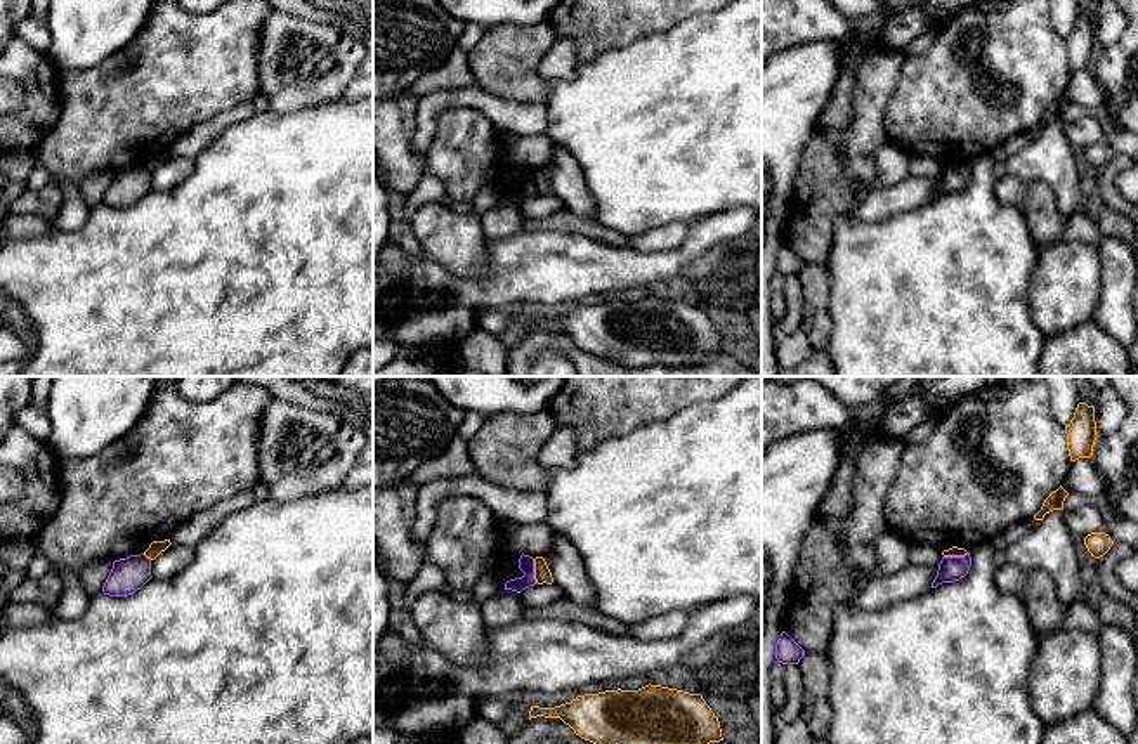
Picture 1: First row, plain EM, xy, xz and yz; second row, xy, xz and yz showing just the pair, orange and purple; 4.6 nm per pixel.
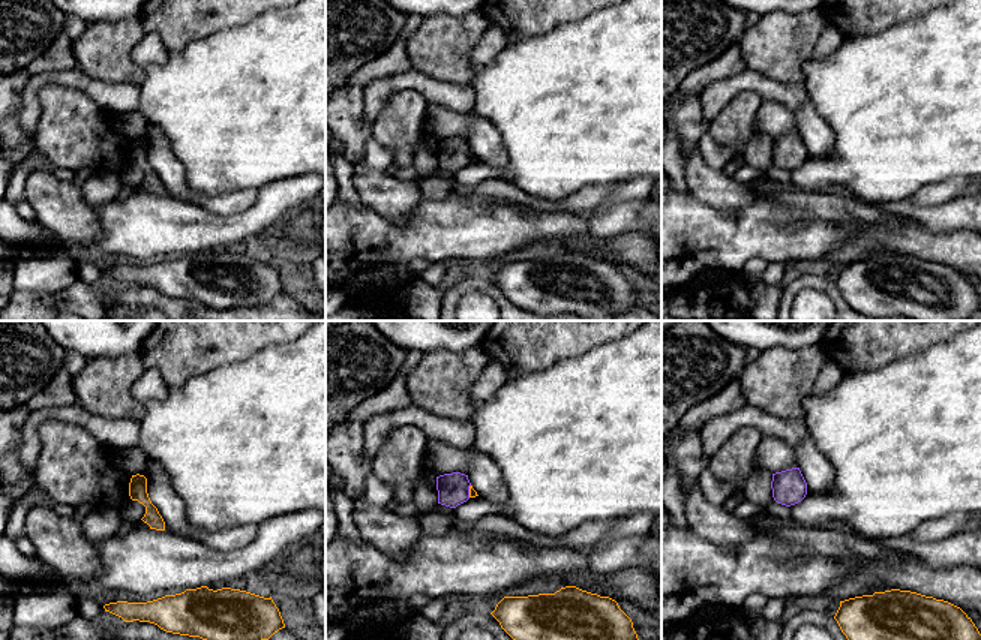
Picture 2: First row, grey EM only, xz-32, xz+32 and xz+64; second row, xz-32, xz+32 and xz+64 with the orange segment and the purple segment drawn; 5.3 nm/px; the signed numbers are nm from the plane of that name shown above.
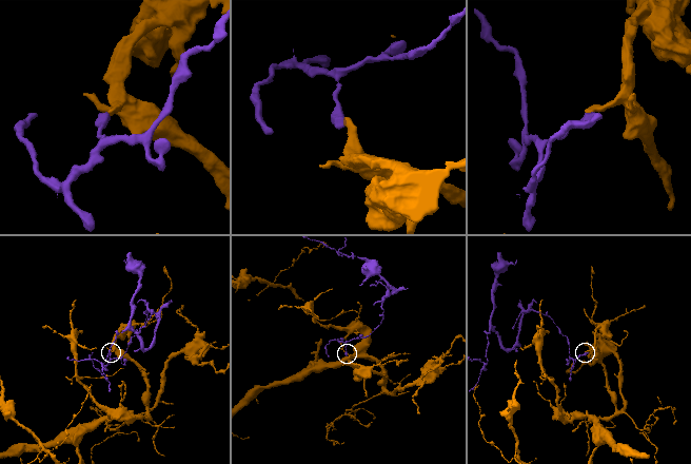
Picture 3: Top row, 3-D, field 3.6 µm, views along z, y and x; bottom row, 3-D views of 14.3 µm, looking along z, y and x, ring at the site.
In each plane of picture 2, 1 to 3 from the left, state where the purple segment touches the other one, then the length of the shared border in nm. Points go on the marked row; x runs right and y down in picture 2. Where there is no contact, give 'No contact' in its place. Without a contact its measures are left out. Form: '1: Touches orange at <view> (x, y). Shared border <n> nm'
1: No contact
2: Touches orange at xz+32 (470, 490). Shared border 70 nm
3: No contact

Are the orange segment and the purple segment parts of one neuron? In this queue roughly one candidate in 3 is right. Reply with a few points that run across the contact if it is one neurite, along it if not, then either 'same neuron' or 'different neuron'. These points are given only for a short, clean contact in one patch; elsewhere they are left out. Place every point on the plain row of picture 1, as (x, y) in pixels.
xz (533, 170), (533, 189), (538, 195) | different neuron

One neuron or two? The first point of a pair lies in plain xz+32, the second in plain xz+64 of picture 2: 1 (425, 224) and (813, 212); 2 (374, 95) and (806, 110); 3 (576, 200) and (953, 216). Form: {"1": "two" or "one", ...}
{"1": "two", "2": "two", "3": "two"}

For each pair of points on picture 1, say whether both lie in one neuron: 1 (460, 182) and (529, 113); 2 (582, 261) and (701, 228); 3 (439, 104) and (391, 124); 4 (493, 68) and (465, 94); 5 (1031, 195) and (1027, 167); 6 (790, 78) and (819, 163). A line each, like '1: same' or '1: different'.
1: different
2: same
3: different
4: different
5: different
6: different

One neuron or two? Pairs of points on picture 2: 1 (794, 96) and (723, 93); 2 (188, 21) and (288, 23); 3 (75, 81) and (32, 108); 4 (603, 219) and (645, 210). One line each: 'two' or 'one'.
1: one
2: two
3: one
4: one

